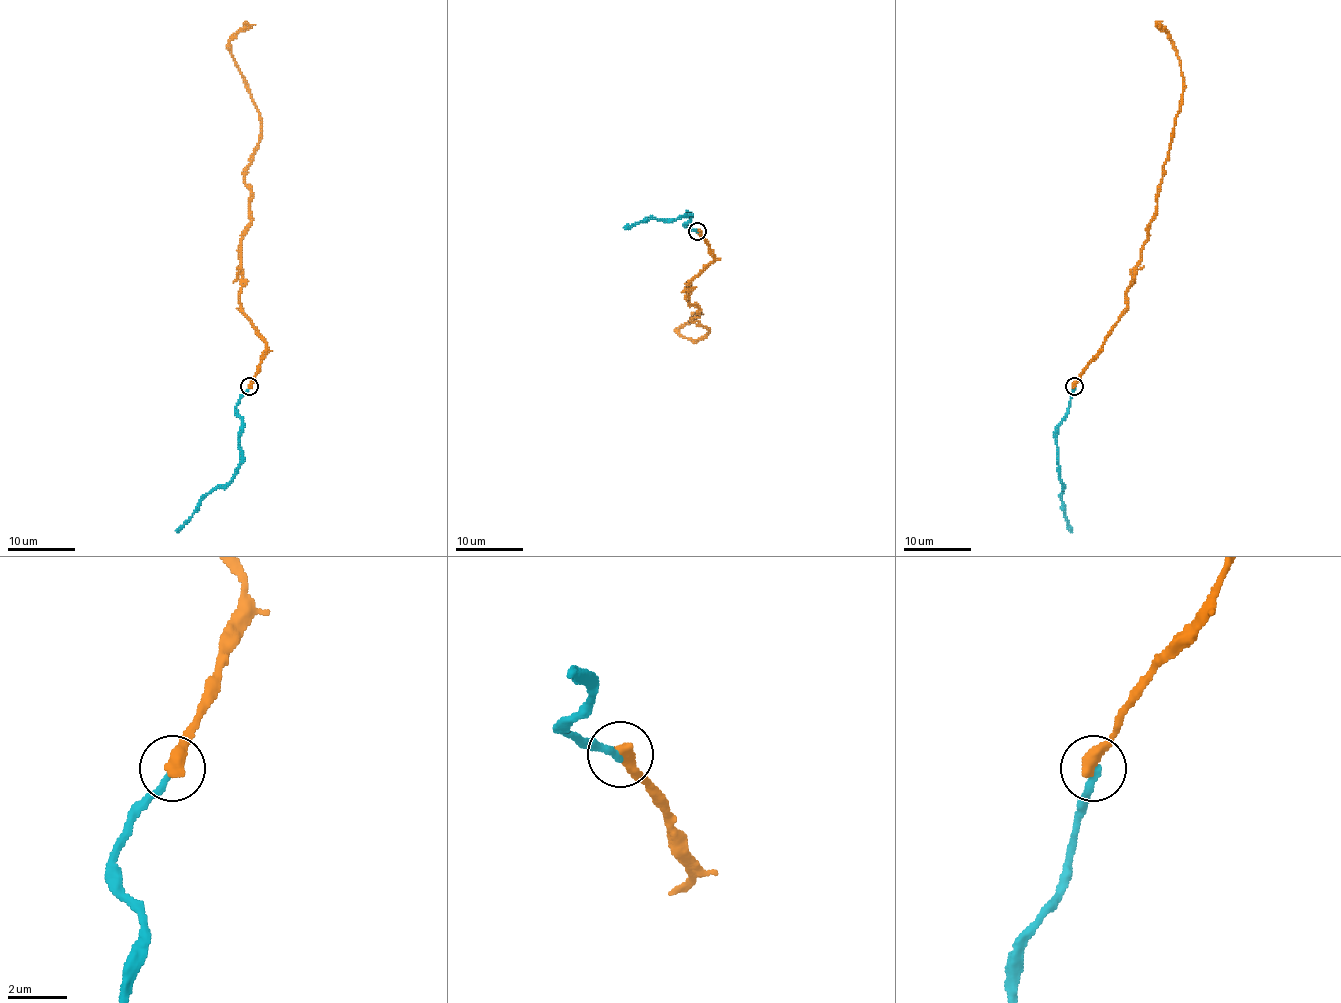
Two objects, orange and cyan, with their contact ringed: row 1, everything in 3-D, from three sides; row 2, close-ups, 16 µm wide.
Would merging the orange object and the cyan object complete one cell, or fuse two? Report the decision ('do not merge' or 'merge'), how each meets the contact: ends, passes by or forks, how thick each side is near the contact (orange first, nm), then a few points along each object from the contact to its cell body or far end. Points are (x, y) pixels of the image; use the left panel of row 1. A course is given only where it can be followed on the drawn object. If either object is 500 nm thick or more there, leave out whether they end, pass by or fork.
do not merge | orange ends | cyan ends | 480/240 nm | orange via (250, 386), (265, 352), (240, 289), (250, 221), (245, 167), (258, 141), (260, 114), (229, 43), (255, 24) | cyan via (250, 386), (236, 406), (241, 427), (238, 473), (228, 483), (216, 486), (177, 532)

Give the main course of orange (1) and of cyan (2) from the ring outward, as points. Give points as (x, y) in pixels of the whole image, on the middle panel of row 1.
1: (698, 231), (713, 260), (688, 283), (698, 309), (693, 319), (708, 333), (696, 341), (677, 331), (703, 314)
2: (698, 231), (684, 226), (689, 215), (686, 214), (676, 219), (640, 220), (625, 229)

